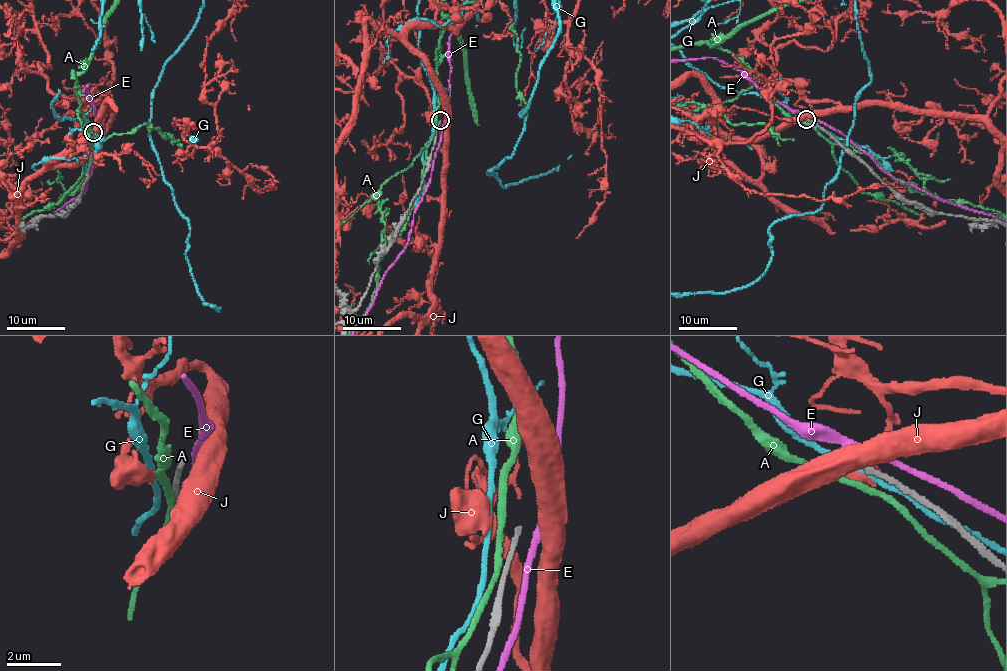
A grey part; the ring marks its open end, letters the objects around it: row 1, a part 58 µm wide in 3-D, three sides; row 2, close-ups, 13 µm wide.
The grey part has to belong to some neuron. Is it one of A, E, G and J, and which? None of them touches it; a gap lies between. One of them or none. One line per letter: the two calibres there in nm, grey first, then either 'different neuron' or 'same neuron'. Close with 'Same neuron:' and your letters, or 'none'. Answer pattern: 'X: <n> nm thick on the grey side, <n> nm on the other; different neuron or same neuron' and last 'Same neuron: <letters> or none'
A: 170 nm thick on the grey side, 240 nm on the other; different neuron
E: 170 nm thick on the grey side, 240 nm on the other; different neuron
G: 170 nm thick on the grey side, 190 nm on the other; different neuron
J: 170 nm thick on the grey side, 550 nm on the other; different neuron
Same neuron: none

